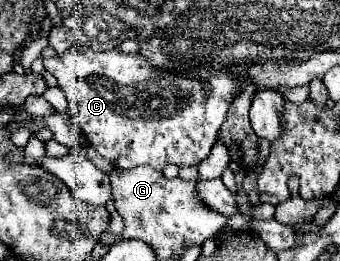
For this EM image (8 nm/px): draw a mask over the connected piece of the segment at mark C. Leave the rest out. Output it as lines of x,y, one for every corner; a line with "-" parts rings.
71,49
65,55
43,59
43,65
67,95
69,121
81,127
97,153
119,169
149,165
161,171
169,163
197,165
209,155
227,105
239,93
233,73
213,73
209,89
207,83
195,79
159,73
139,53
125,55
115,49
103,53

